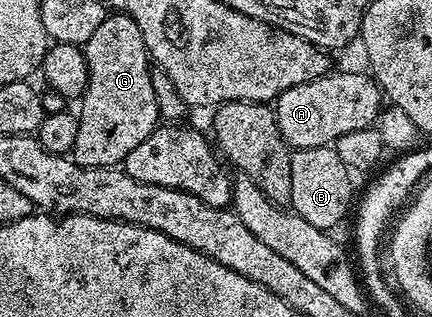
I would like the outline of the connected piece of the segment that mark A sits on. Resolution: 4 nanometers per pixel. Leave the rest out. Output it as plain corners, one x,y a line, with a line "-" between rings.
351,70
335,73
328,72
305,84
297,84
297,88
289,88
275,99
275,123
288,146
295,150
331,146
345,136
345,132
376,125
381,91
375,79
366,73
354,74

